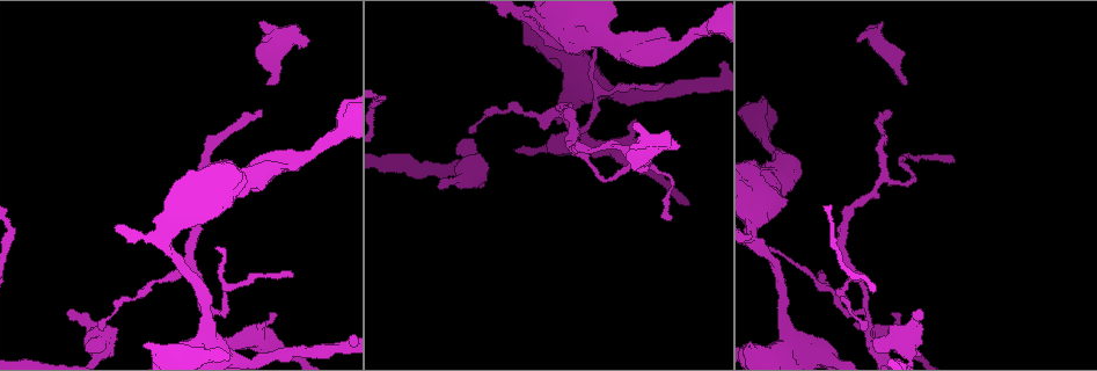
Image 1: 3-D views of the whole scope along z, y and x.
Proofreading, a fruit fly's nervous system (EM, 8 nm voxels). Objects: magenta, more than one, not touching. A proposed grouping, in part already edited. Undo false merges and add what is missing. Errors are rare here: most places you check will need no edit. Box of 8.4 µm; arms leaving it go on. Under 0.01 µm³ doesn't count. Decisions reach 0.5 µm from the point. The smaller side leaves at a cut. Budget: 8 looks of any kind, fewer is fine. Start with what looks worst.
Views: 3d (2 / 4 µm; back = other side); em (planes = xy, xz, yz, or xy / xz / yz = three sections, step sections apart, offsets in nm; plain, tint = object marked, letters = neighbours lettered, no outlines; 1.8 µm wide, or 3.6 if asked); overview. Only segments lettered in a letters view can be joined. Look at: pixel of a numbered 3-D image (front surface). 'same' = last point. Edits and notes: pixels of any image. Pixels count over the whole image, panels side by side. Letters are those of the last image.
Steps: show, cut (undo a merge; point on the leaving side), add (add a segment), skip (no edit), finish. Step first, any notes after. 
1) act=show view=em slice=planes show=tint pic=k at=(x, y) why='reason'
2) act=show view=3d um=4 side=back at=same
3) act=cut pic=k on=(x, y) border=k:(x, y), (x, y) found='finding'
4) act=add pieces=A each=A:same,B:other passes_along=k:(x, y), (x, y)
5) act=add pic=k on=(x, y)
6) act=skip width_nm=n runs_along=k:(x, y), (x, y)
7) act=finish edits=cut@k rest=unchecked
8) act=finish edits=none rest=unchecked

act=show view=3d um=4 pic=1 at=(903, 84) why='stops while still wide'

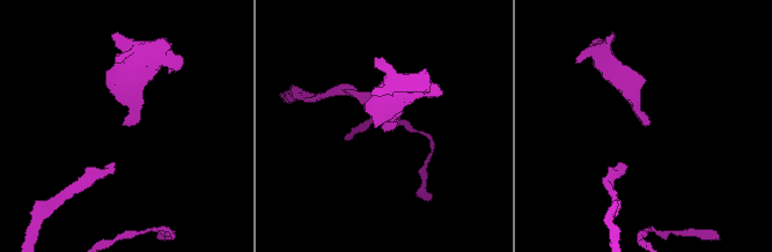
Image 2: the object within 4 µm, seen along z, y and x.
act=show view=em slice=xy step=4 show=plain pic=2 at=(124, 124)

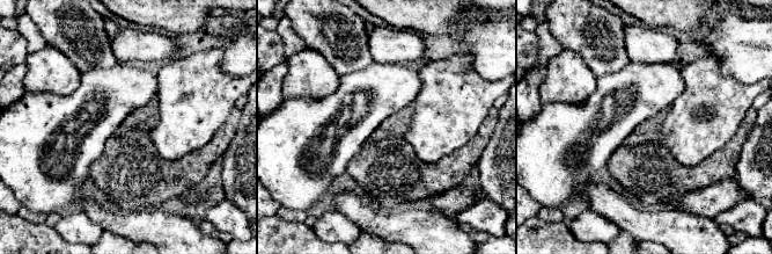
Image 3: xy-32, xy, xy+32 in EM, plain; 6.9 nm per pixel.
act=show view=em slice=xy step=4 show=letters at=same

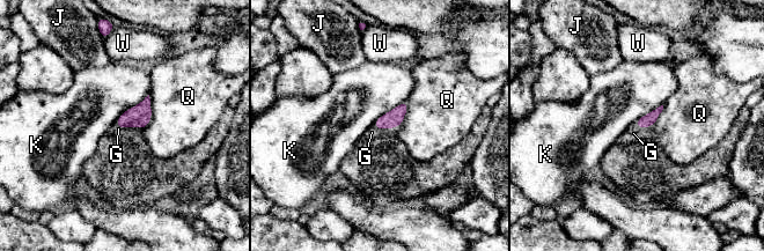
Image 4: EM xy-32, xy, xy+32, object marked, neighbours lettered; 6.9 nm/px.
act=add pieces=G each=G:same,J:other,K:other,Q:other,W:other passes_along=4:(394, 118), (384, 127), (372, 132) found='the cell continues'

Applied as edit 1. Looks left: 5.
act=show view=em slice=xz step=8 show=letters pic=1 at=(891, 313)

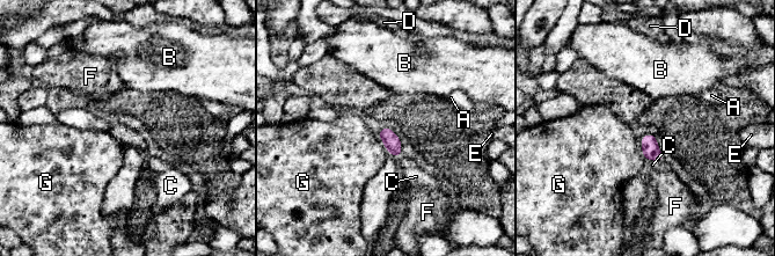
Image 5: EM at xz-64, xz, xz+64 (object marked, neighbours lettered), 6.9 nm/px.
act=skip width_nm=110 each=A:other,B:other,C:other,D:other,E:other,F:other,G:other border=5:(640, 140), (642, 154), (646, 160) found='no lettered segment goes on from it'

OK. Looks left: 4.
act=show view=em slice=yz step=4 show=tint pic=1 at=(669, 217) why='an open end'

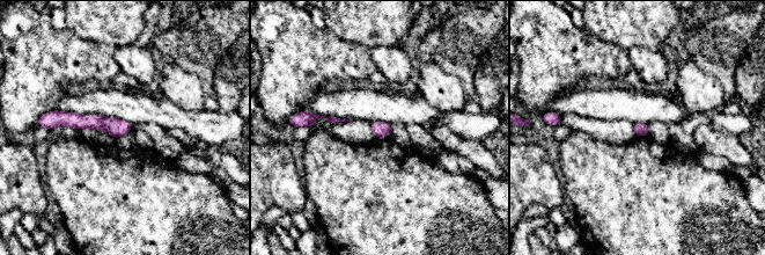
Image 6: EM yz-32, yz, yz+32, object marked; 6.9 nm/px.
act=show view=em slice=planes show=letters at=same

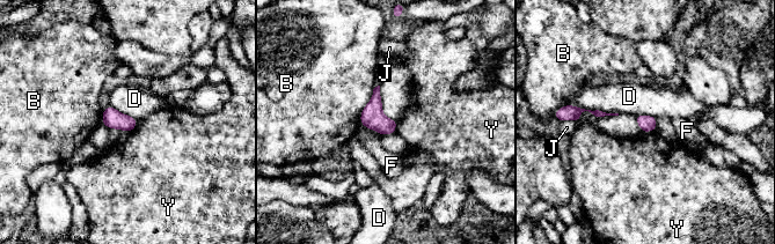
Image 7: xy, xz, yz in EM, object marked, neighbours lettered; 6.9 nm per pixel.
act=skip each=B:other,D:other,F:other,J:other,Y:other border=7:(568, 104), (619, 113) found='no lettered segment goes on from it'

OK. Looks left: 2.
act=finish edits=add@4 rest=unchecked

